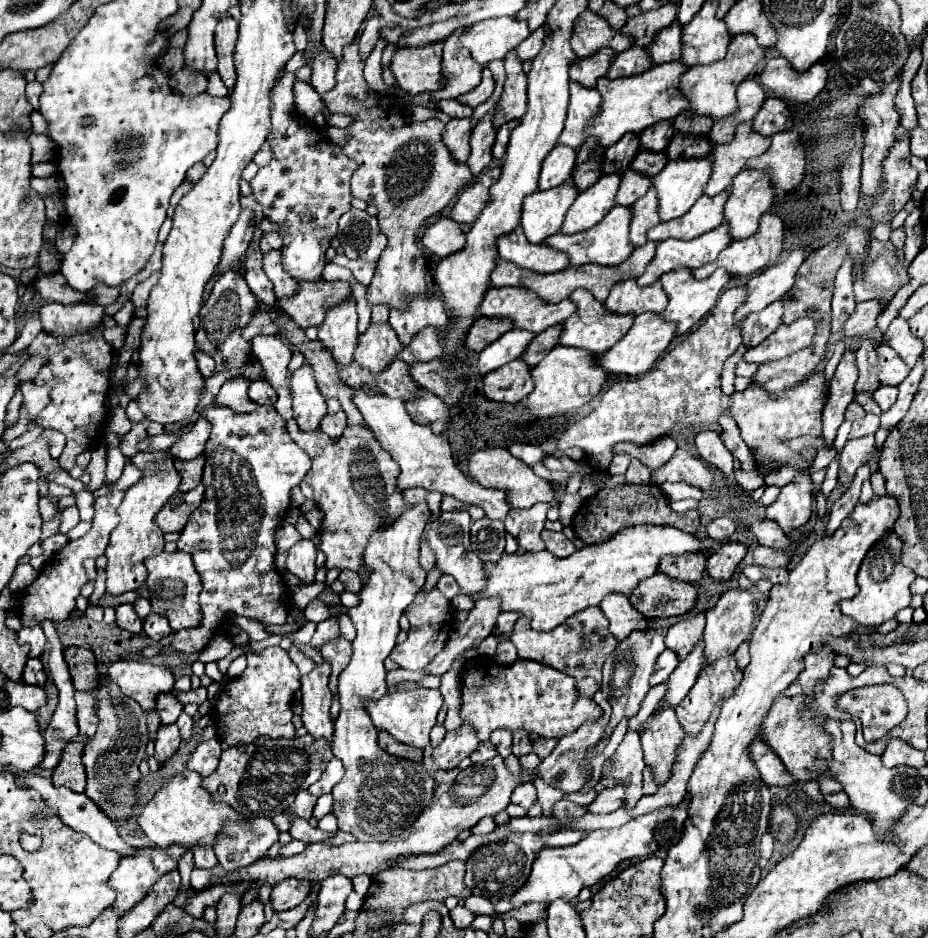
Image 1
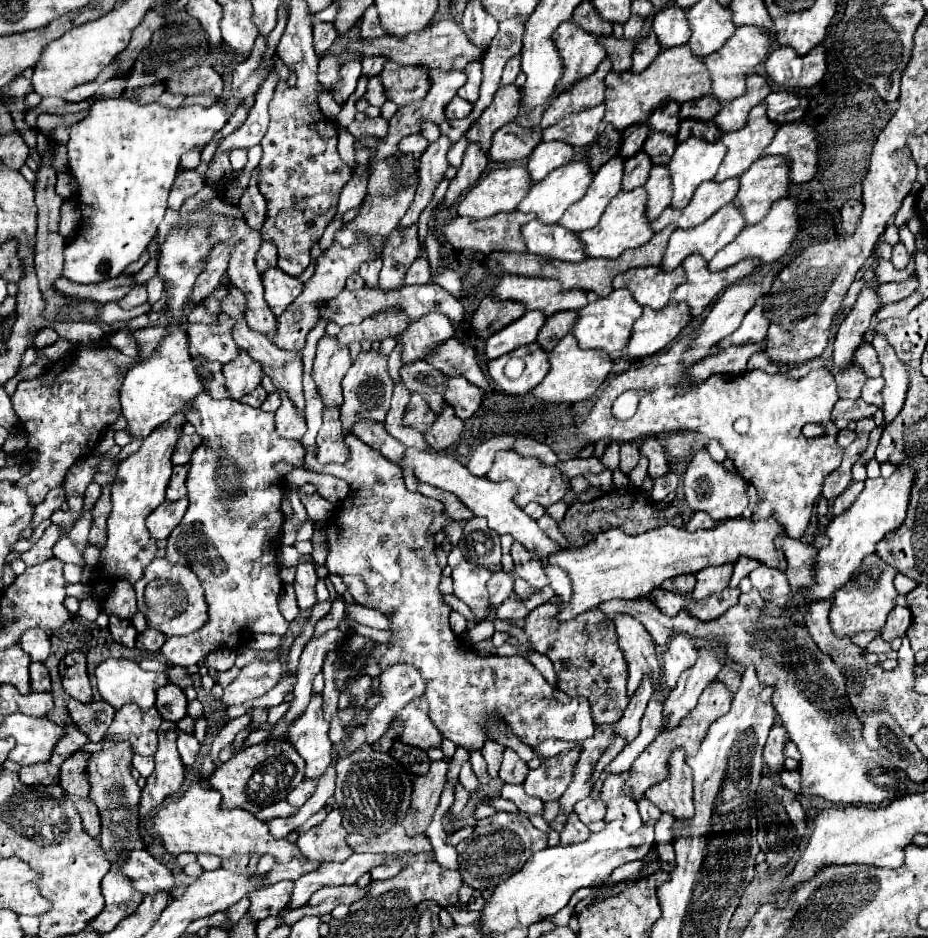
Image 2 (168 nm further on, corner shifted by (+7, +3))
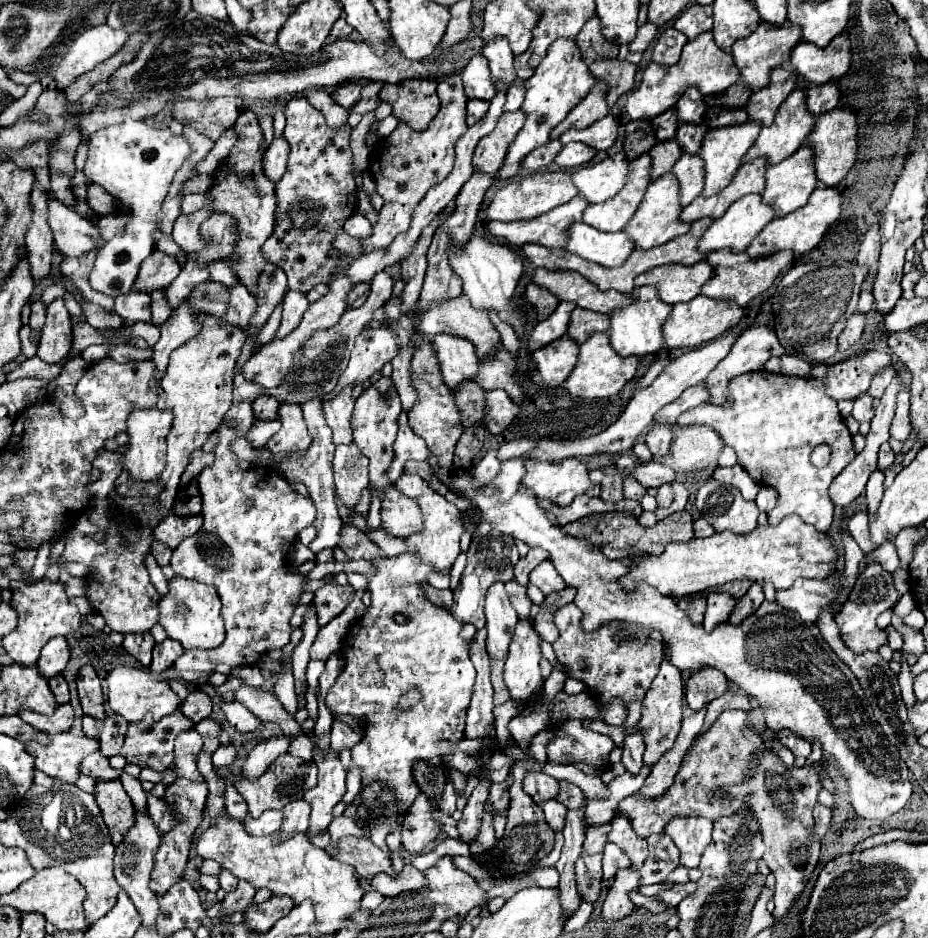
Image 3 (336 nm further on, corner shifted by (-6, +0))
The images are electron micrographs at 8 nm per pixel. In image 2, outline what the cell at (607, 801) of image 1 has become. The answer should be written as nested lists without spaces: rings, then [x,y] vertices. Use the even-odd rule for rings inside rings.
[[[587,797],[587,799],[583,799],[583,801],[579,801],[579,803],[575,805],[575,813],[577,813],[577,817],[581,819],[581,823],[589,825],[589,823],[601,821],[601,819],[605,817],[605,805],[601,803],[601,799],[595,801],[595,799]]]

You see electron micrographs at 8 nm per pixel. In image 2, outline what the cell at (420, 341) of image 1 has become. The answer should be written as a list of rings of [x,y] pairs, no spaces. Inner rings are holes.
[[[455,337],[445,341],[441,347],[437,347],[435,353],[429,355],[427,363],[441,369],[449,377],[461,375],[469,383],[473,383],[473,385],[477,385],[481,389],[487,389],[491,385],[489,377],[481,369],[477,349],[473,345],[469,345],[469,343],[463,343],[463,341],[455,339]]]

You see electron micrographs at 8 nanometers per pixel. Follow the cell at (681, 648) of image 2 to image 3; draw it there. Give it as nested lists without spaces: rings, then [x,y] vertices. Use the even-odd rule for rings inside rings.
[[[710,666],[694,670],[692,676],[686,682],[686,700],[692,710],[698,710],[698,706],[706,704],[706,694],[712,692],[710,700],[718,698],[728,688],[726,676],[720,674],[720,670],[714,670]]]

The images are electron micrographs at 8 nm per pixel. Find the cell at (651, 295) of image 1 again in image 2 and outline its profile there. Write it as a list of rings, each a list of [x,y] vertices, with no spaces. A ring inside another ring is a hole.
[[[639,267],[619,273],[613,281],[615,289],[629,289],[635,301],[643,307],[663,309],[671,301],[671,293],[685,283],[683,267],[663,271],[661,267]]]

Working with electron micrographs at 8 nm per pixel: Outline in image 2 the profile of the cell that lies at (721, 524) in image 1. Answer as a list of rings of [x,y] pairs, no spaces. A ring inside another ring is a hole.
[[[699,511],[699,513],[695,513],[695,515],[685,523],[685,529],[697,531],[697,529],[709,529],[709,527],[713,527],[713,525],[715,525],[715,521],[713,521],[707,513]]]

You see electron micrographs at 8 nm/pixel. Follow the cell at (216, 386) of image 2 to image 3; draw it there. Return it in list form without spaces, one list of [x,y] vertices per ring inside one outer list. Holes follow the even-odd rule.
[[[244,400],[234,402],[232,408],[228,410],[226,418],[238,418],[238,424],[242,426],[242,430],[248,430],[248,428],[252,426],[252,422],[254,422],[254,420],[252,420],[252,418],[254,418],[254,414],[252,414],[252,404],[250,404],[250,402],[244,402]]]

